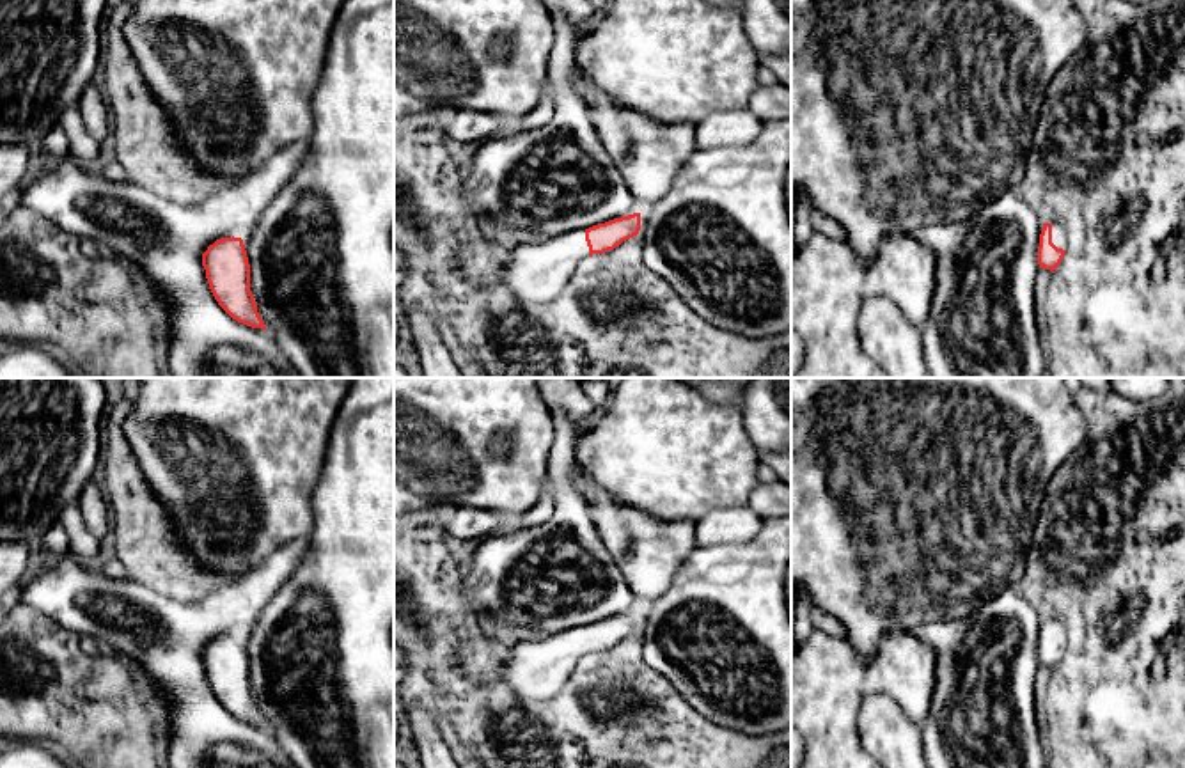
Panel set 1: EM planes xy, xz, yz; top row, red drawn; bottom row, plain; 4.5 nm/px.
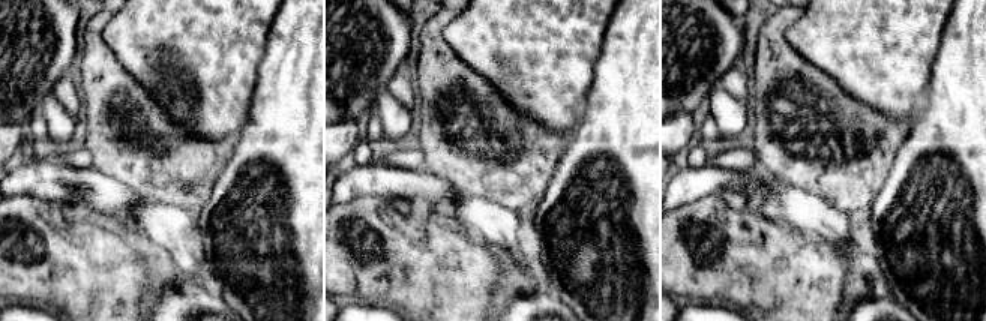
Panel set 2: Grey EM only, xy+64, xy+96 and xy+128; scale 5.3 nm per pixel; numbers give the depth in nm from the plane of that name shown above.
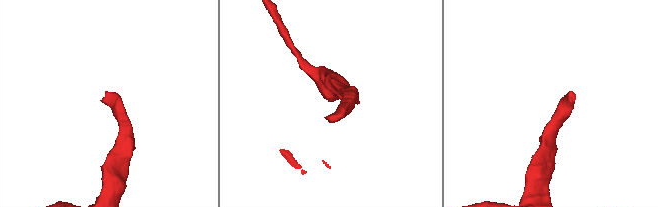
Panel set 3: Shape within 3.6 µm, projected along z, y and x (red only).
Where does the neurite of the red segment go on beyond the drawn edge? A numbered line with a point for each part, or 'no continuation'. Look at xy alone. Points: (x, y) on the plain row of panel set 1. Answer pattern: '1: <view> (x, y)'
no continuation

